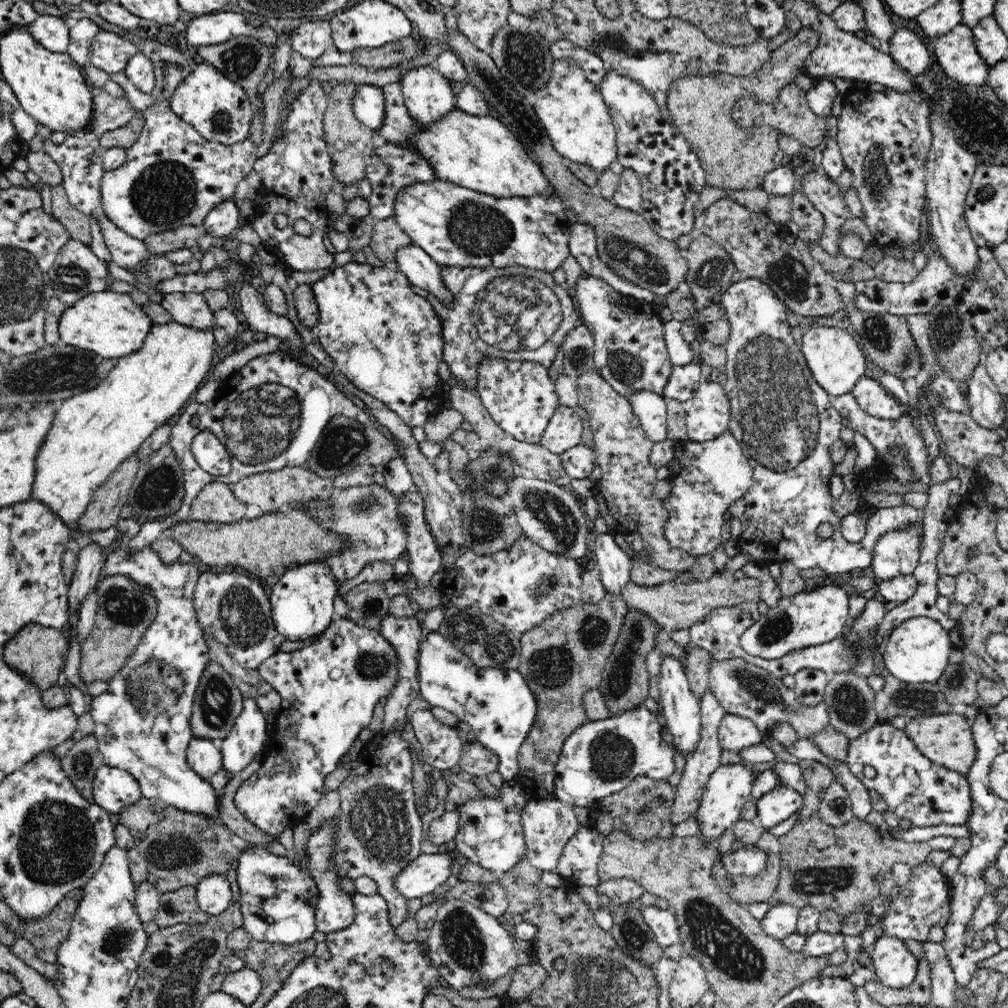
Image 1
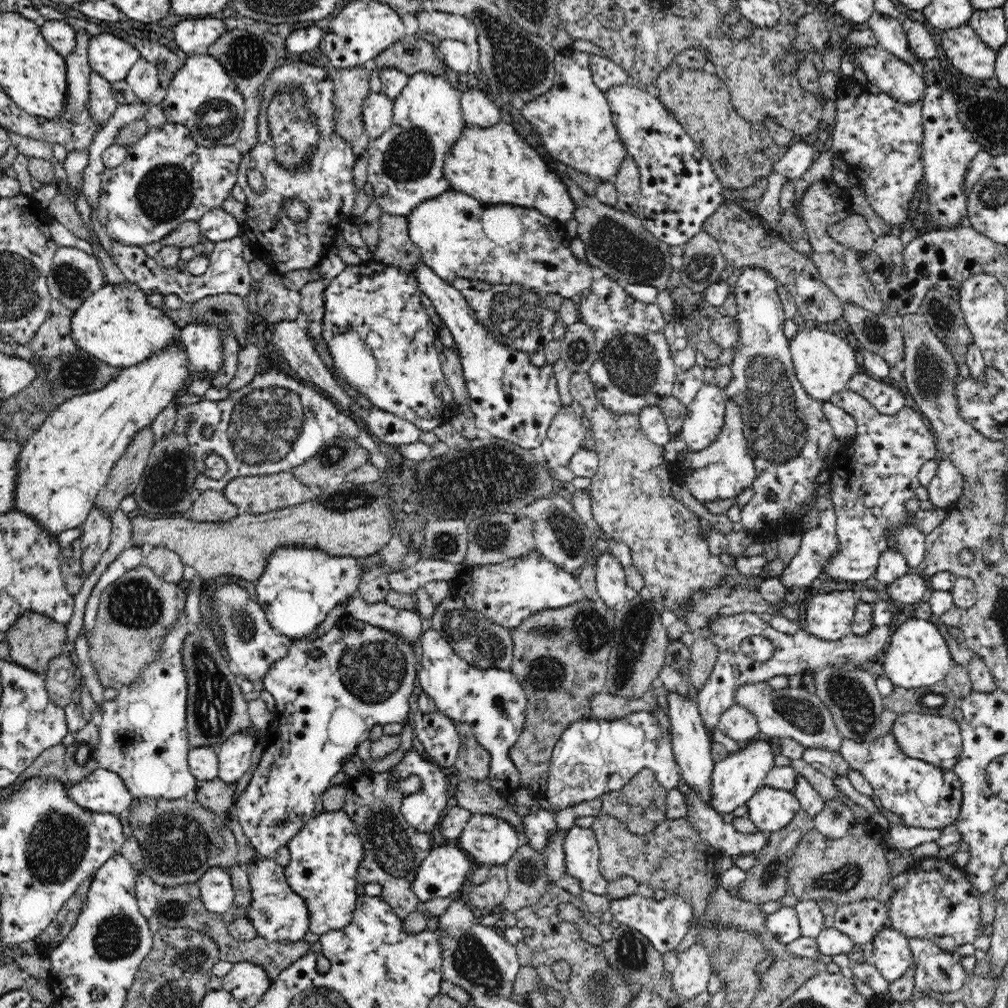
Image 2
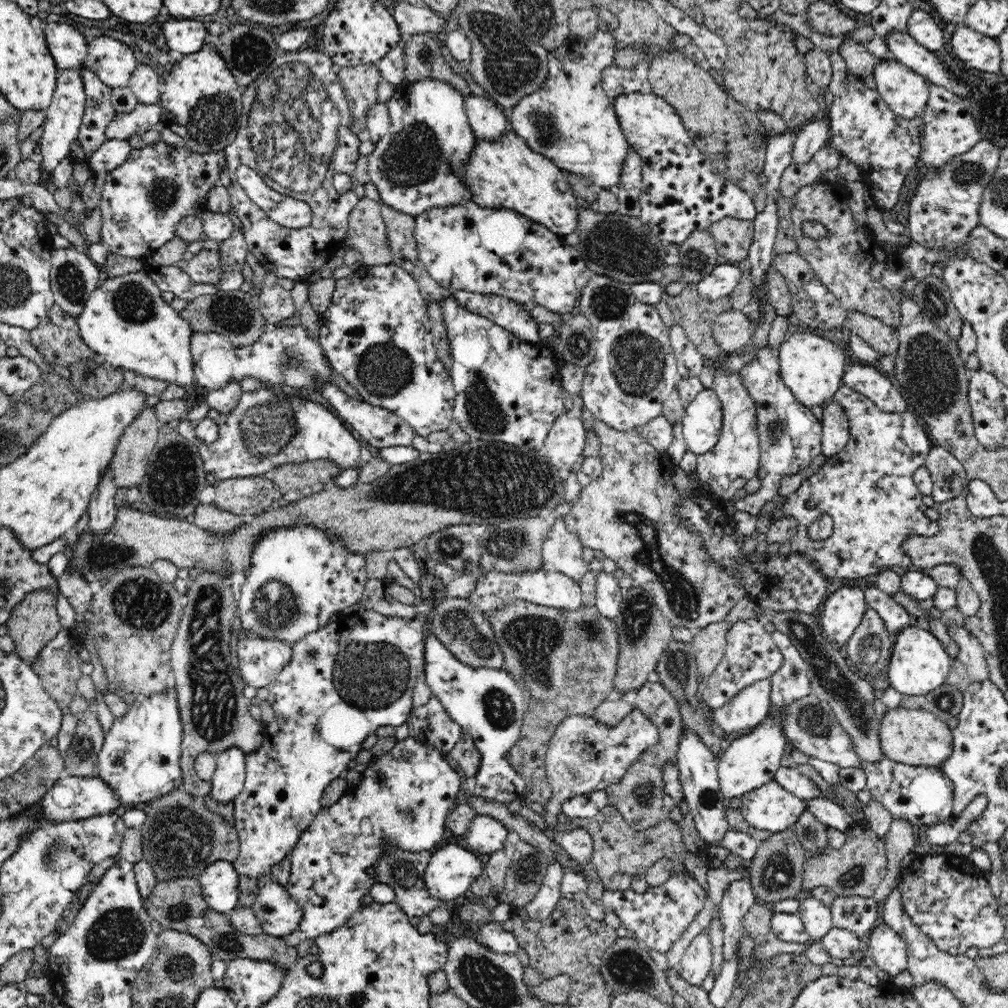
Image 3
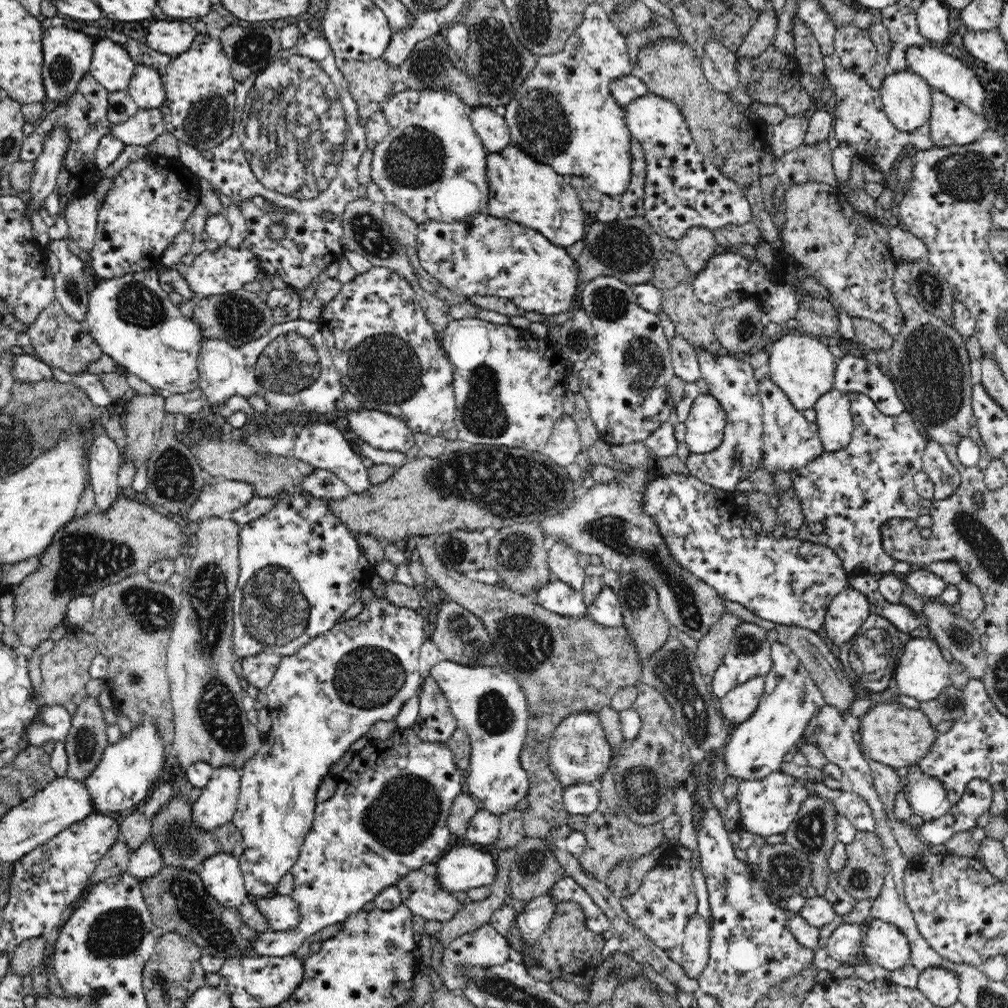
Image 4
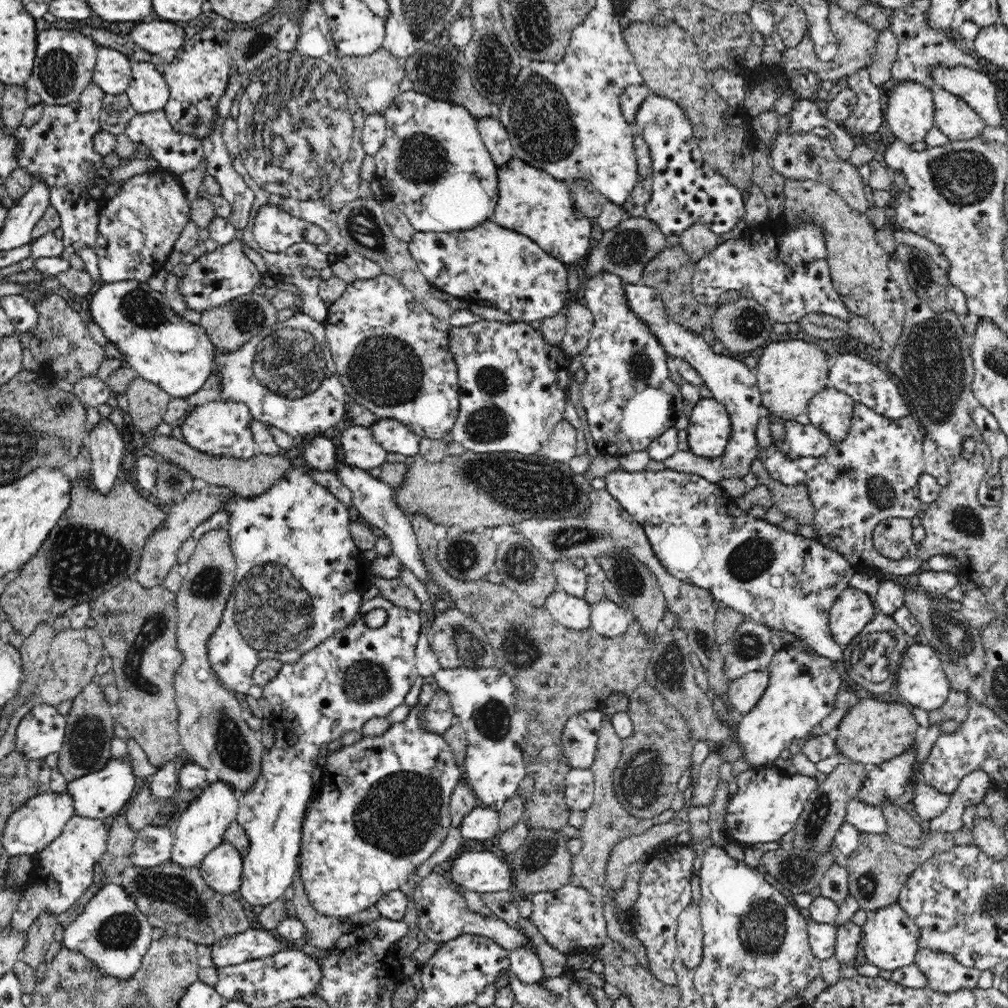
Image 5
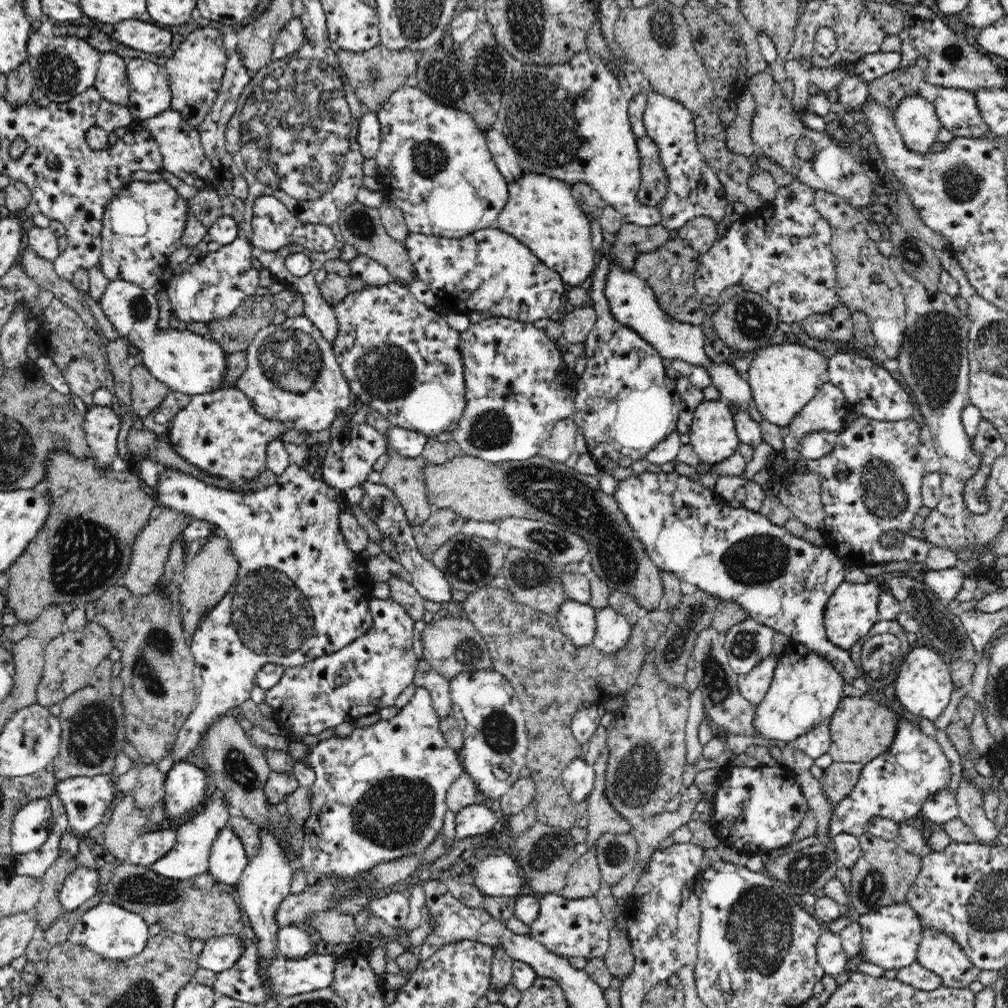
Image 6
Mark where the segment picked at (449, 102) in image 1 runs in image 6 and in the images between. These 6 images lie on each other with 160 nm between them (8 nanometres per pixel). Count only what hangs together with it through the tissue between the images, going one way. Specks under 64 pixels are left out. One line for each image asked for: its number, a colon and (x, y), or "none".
2: (405, 165)
3: (418, 165)
4: (431, 164)
5: (433, 164)
6: (434, 164)

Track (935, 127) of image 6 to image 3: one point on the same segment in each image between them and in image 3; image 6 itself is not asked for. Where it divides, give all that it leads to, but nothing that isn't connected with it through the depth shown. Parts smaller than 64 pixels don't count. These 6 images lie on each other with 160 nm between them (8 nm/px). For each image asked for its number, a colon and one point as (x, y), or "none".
3: (906, 93)
4: (906, 96)
5: (910, 114)

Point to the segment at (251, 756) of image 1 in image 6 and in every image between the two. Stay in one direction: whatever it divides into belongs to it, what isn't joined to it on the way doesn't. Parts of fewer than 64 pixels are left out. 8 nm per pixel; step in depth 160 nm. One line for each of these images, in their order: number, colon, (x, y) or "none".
2: (235, 755)
3: (227, 782)
4: (216, 805)
5: (199, 827)
6: (189, 857)

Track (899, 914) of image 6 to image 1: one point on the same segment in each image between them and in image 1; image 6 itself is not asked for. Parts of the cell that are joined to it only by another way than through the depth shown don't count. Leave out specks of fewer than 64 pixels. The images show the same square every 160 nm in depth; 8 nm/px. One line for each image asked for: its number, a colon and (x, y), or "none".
1: (895, 966)
2: (892, 956)
3: (889, 951)
4: (885, 944)
5: (891, 938)

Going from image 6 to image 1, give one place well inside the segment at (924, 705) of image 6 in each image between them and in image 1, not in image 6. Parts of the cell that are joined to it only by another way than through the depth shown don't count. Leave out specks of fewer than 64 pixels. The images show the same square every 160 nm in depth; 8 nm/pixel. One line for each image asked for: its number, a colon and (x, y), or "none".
1: (918, 650)
2: (917, 656)
3: (919, 663)
4: (922, 673)
5: (921, 680)

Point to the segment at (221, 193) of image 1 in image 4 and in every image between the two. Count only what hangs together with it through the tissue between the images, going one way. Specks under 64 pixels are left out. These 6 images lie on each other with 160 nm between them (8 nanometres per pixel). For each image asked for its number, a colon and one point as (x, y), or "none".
2: (166, 178)
3: (144, 200)
4: (151, 199)

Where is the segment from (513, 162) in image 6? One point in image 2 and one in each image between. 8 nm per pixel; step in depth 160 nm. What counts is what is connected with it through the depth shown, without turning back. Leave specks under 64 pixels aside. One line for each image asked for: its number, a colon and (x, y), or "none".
2: (478, 110)
3: (488, 121)
4: (489, 123)
5: (494, 134)

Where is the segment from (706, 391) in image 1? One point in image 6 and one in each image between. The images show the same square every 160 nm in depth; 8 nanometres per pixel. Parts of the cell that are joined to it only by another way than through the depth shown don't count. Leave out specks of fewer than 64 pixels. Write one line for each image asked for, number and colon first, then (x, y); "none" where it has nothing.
2: (705, 417)
3: (702, 423)
4: (705, 426)
5: (710, 428)
6: (713, 437)

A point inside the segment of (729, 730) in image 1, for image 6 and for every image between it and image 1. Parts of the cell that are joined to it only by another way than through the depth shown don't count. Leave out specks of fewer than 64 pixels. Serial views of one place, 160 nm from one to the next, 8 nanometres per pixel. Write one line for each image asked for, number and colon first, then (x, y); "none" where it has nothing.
2: (737, 723)
3: (749, 706)
4: (737, 705)
5: (745, 692)
6: (754, 685)

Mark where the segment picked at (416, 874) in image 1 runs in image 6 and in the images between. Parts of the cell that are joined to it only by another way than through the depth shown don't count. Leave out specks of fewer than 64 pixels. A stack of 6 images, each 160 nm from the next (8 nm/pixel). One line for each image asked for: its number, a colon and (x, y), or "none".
2: (442, 874)
3: (452, 870)
4: (462, 868)
5: (479, 871)
6: (498, 876)

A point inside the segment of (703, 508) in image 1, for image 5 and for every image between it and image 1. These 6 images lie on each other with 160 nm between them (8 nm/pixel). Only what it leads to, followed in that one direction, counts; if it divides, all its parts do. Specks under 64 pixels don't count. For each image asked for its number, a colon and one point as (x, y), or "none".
2: (725, 469)
3: (735, 459)
4: (731, 382)
5: (733, 384)

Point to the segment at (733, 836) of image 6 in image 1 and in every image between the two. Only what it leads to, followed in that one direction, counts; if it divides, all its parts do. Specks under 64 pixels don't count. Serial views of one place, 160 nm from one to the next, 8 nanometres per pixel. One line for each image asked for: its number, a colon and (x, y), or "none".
1: (776, 806)
2: (770, 809)
3: (770, 807)
4: (768, 806)
5: (768, 802)

